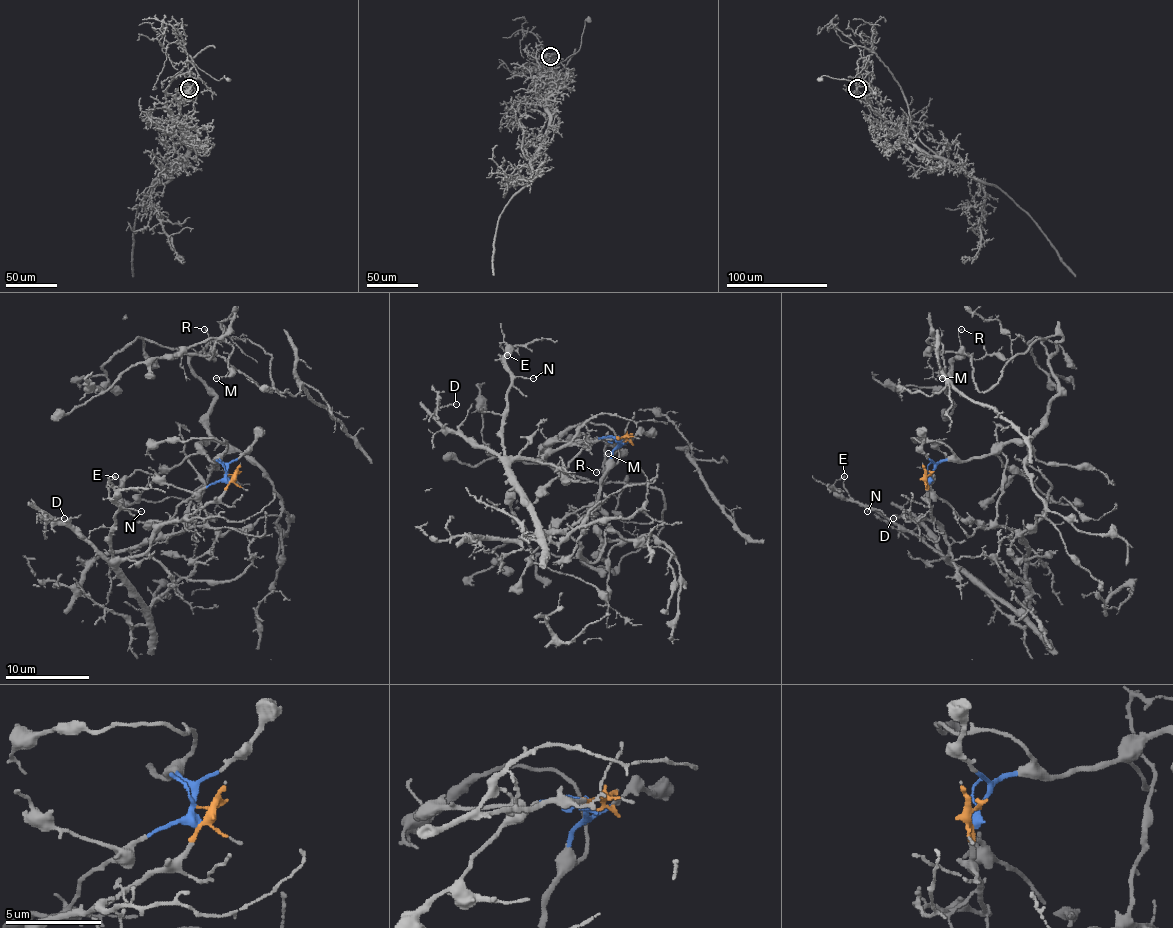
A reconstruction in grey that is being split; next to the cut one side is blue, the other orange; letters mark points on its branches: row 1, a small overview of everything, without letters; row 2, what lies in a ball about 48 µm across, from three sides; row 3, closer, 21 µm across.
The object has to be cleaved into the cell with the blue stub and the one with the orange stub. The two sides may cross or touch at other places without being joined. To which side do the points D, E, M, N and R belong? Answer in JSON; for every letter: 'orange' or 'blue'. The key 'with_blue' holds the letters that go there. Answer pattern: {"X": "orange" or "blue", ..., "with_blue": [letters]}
{"D": "orange", "E": "orange", "M": "blue", "N": "orange", "R": "blue", "with_blue": ["M", "R"]}

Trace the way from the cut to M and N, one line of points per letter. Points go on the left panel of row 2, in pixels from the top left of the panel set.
M: (226, 474), (190, 358), (226, 334), (272, 358), (270, 391), (211, 351), (224, 339), (215, 379)
N: (226, 474), (232, 482), (217, 497), (169, 520), (141, 554), (116, 558), (114, 516), (124, 508), (141, 512)

